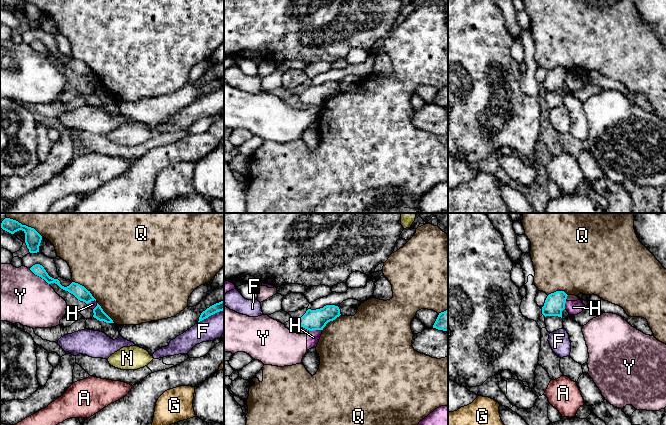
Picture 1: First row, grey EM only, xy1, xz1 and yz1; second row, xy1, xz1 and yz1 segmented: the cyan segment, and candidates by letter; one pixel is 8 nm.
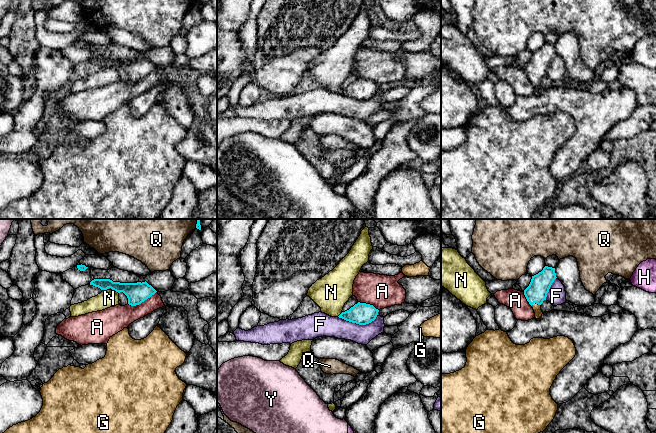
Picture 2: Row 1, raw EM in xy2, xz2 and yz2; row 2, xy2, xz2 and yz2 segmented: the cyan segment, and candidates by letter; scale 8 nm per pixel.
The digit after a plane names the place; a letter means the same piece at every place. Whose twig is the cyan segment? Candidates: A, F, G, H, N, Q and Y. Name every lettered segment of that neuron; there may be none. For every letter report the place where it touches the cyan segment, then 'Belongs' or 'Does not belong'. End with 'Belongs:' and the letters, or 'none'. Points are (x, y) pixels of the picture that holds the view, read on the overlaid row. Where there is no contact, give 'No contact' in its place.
A: Touches cyan at xy2 (142, 301). Does not belong
F: Touches cyan at xz2 (358, 323). Does not belong
G: Touches cyan at yz2 (535, 302). Belongs
H: Touches cyan at xz1 (315, 329). Does not belong
N: Touches cyan at xy2 (115, 290). Does not belong
Q: Touches cyan at xy1 (85, 288). Does not belong
Y: Touches cyan at xy1 (39, 276). Does not belong
Belongs: G

